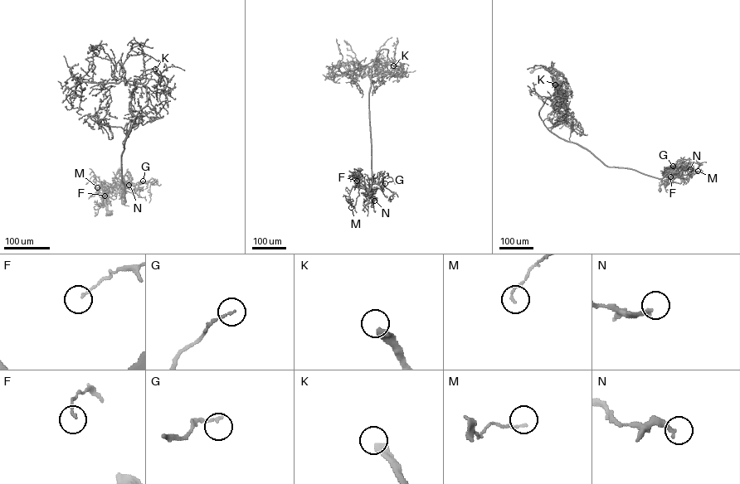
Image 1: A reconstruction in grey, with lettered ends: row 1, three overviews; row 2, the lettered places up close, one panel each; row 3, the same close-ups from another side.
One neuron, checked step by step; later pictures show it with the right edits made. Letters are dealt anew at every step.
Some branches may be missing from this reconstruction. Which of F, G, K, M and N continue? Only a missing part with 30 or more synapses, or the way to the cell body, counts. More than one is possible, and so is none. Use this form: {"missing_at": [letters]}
{"missing_at": ["K"]}

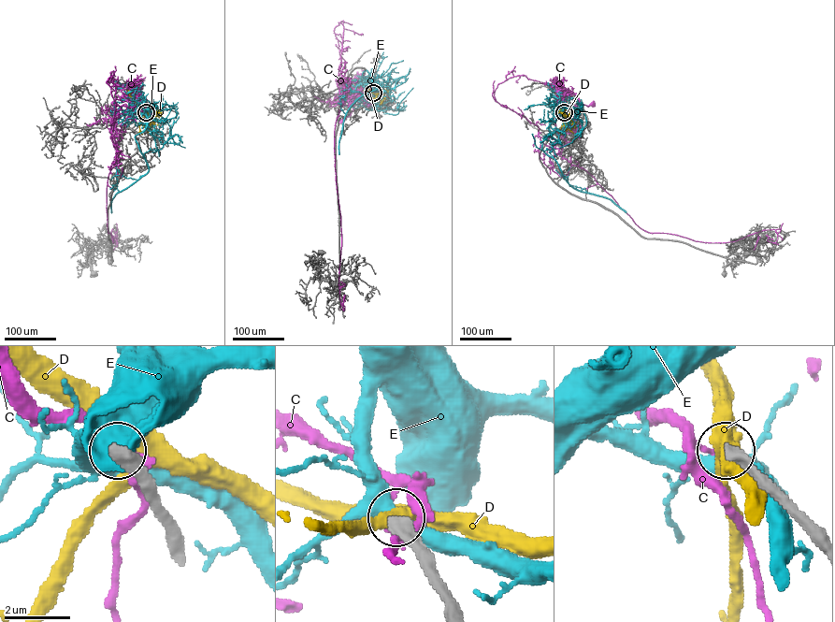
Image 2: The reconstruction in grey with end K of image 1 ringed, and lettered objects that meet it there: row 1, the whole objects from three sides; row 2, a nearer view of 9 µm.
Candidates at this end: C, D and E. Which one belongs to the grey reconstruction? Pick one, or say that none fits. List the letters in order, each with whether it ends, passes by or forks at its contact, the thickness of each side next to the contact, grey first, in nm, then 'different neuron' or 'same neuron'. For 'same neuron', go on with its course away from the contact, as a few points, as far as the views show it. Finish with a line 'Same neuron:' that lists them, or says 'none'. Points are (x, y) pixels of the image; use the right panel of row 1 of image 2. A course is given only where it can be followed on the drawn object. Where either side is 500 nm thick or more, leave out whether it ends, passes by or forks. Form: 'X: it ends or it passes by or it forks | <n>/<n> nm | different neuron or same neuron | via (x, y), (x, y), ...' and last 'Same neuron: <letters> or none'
C: it ends | 460/160 nm | different neuron
D: it forks | 480/480 nm | different neuron
E: 550/480 nm | different neuron
Same neuron: none

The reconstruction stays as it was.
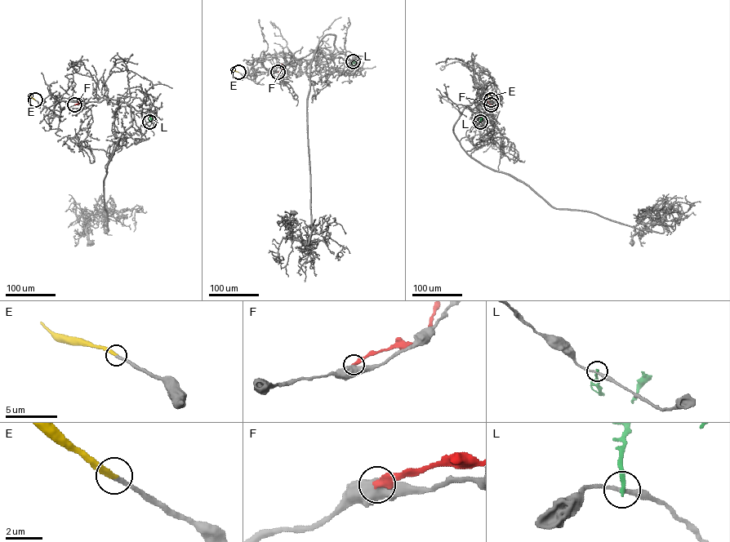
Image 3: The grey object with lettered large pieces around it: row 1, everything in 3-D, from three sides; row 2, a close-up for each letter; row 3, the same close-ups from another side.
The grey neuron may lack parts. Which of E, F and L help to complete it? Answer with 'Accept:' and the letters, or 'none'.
Accept: E

